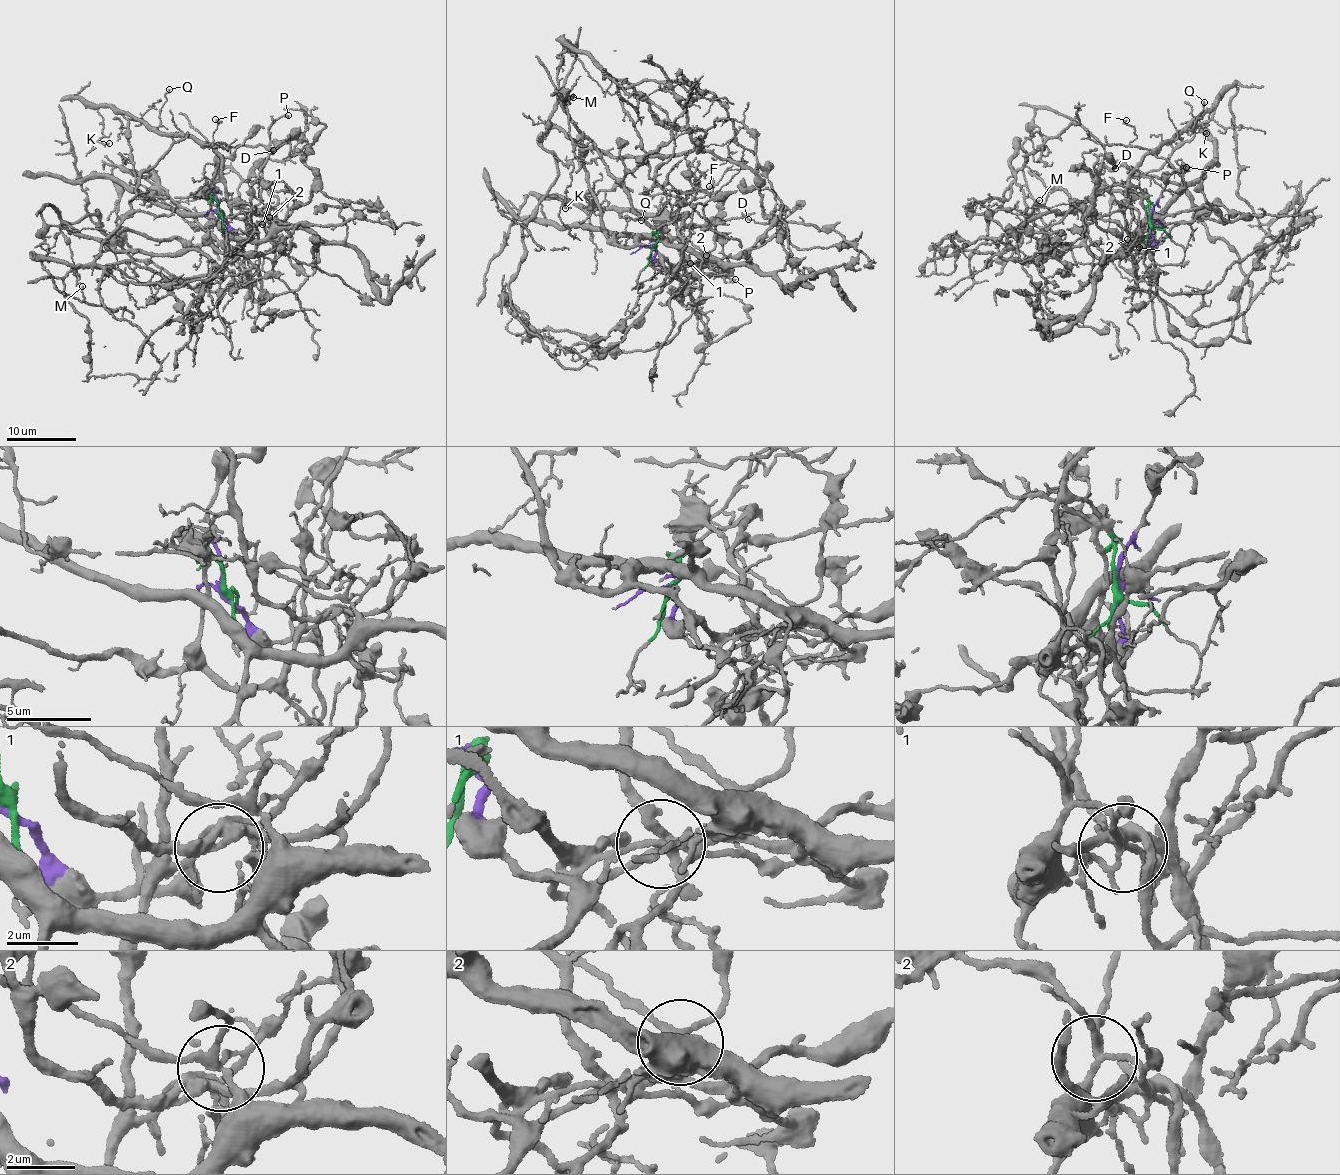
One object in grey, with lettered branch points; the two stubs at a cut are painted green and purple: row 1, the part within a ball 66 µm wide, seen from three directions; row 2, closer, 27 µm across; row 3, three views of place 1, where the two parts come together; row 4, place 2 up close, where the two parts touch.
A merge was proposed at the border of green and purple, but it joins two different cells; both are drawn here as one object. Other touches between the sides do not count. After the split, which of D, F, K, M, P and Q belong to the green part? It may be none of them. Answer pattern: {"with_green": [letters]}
{"with_green": ["F", "K", "M", "P", "Q"]}

